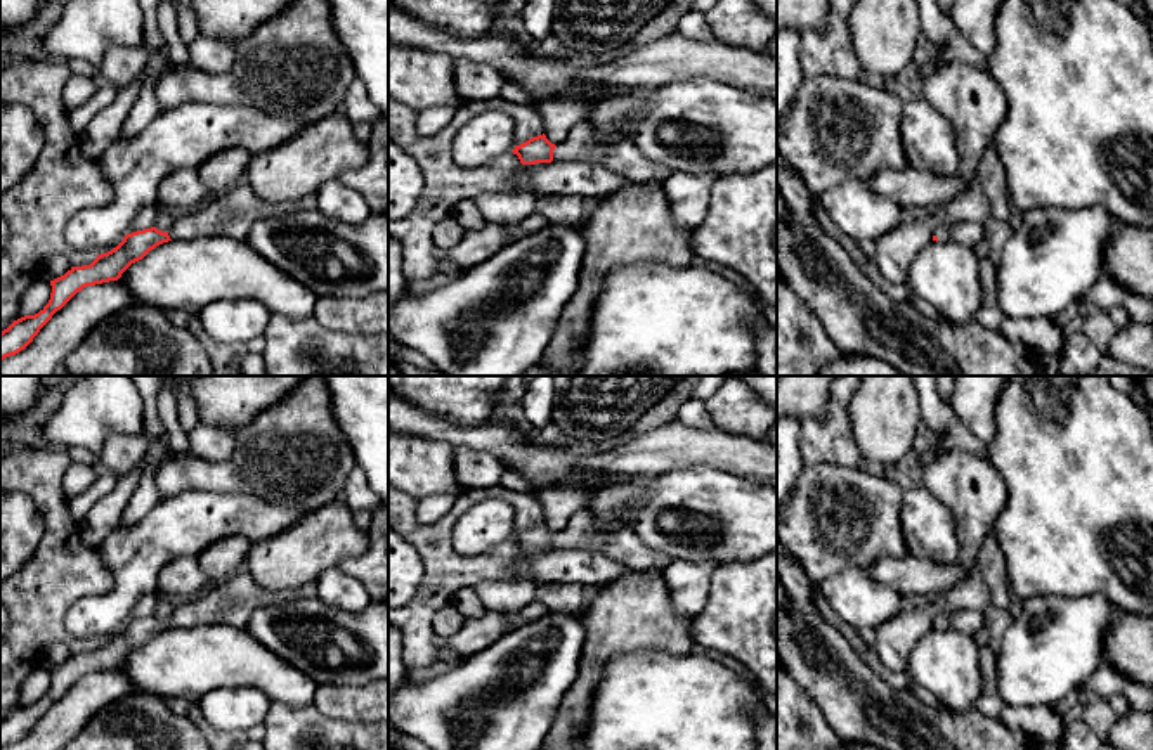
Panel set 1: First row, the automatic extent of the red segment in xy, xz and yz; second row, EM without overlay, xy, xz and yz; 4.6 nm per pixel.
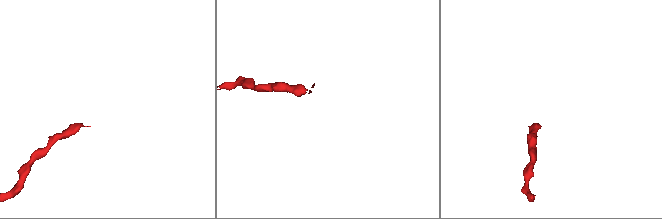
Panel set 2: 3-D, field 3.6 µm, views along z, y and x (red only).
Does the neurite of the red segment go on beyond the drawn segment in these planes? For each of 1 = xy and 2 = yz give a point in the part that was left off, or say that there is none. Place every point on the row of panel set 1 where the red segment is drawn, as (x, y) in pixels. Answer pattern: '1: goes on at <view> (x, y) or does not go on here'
1: goes on at xy (231, 213)
2: goes on at yz (942, 232)

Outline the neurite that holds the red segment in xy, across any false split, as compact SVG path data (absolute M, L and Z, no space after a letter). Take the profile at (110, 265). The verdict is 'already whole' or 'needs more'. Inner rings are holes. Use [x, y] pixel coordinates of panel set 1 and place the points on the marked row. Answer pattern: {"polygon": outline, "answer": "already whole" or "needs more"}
{"polygon": "M243 178L229 192L212 194L194 210L177 213L168 232L151 227L127 234L116 248L97 255L90 265L71 267L64 275L50 281L49 303L38 314L14 320L0 333L0 362L24 350L78 291L118 281L132 263L163 242L206 236L248 241L250 229L258 218L314 210L316 206L317 192L293 203L267 203L257 197Z", "answer": "needs more"}

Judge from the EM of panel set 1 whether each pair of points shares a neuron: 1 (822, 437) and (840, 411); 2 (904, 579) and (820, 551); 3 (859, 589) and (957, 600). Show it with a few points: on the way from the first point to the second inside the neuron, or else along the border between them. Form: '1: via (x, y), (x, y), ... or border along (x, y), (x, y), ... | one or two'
1: via (829, 430), (838, 418) | one
2: border along (905, 555), (881, 556), (866, 568) | two
3: border along (902, 610), (876, 629) | two

